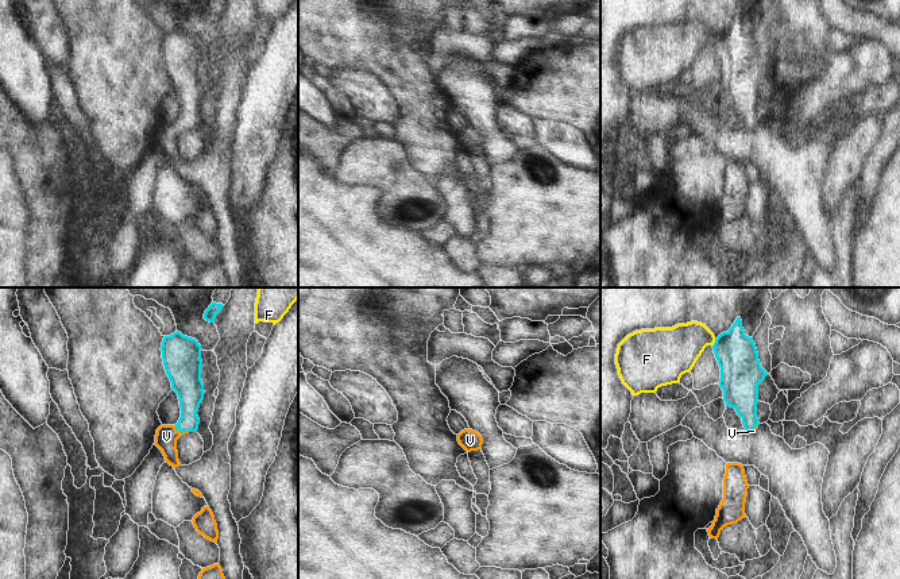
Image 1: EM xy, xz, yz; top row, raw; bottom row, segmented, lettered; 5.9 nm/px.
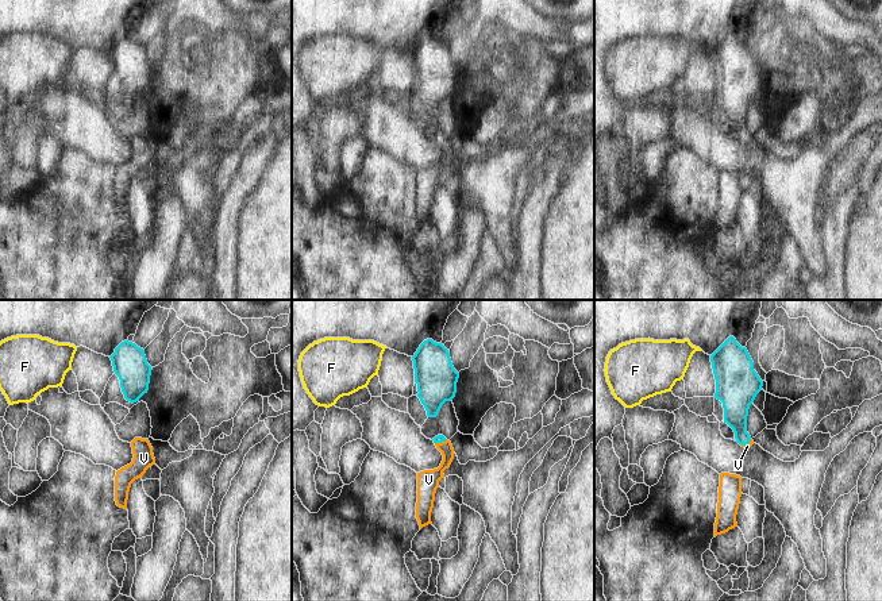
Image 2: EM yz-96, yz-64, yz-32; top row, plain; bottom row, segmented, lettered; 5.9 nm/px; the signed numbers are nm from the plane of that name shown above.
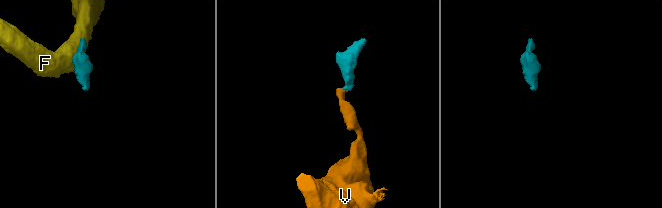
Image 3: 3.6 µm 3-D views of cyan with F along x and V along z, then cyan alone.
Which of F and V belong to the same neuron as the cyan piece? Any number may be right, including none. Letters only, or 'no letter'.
V.

